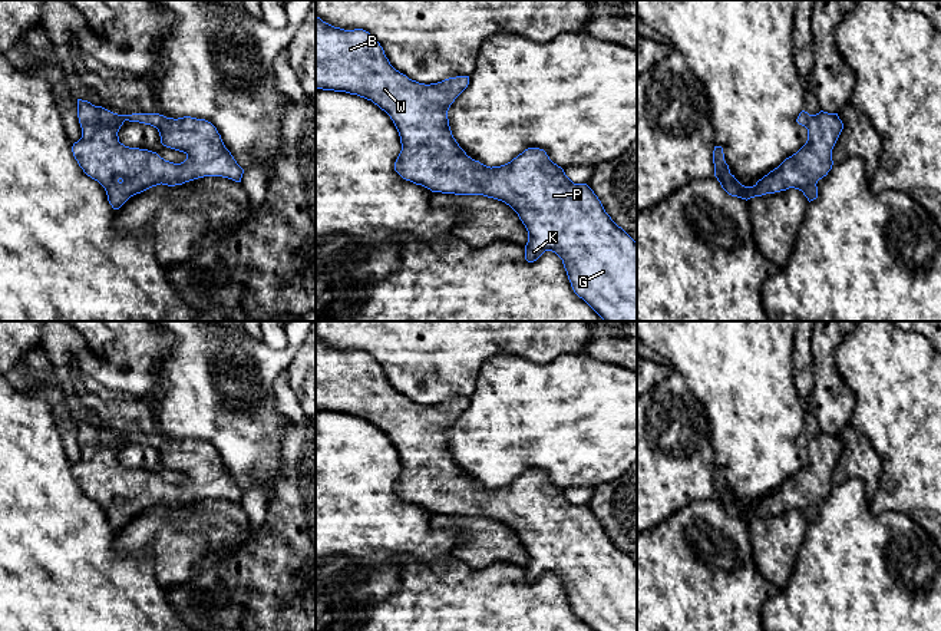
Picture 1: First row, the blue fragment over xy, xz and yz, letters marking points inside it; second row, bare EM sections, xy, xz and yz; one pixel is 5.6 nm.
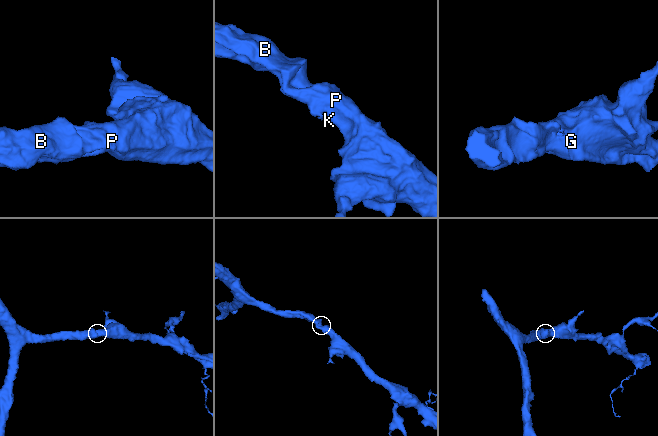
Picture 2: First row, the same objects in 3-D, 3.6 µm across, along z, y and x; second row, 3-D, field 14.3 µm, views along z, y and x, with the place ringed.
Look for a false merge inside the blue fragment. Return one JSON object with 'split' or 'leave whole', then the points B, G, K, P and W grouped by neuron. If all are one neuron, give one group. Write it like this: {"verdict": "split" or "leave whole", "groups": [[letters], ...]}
{"verdict": "leave whole", "groups": [["B", "G", "K", "P", "W"]]}

